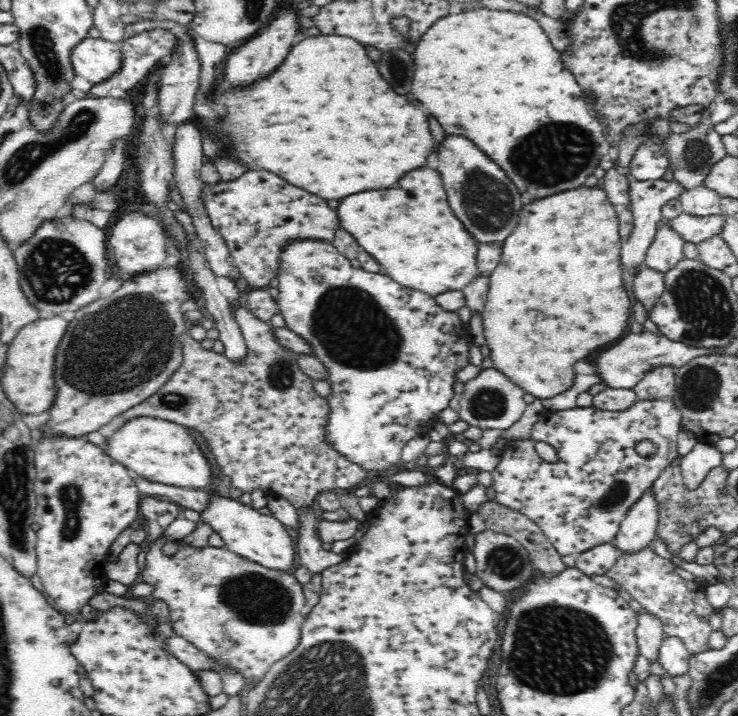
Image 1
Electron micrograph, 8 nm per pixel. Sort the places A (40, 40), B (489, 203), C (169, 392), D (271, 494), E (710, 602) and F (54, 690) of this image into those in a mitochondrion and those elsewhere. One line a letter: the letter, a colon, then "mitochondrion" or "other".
A: mitochondrion
B: mitochondrion
C: mitochondrion
D: other
E: other
F: other

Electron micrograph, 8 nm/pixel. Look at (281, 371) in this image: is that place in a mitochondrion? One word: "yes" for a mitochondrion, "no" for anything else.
yes

